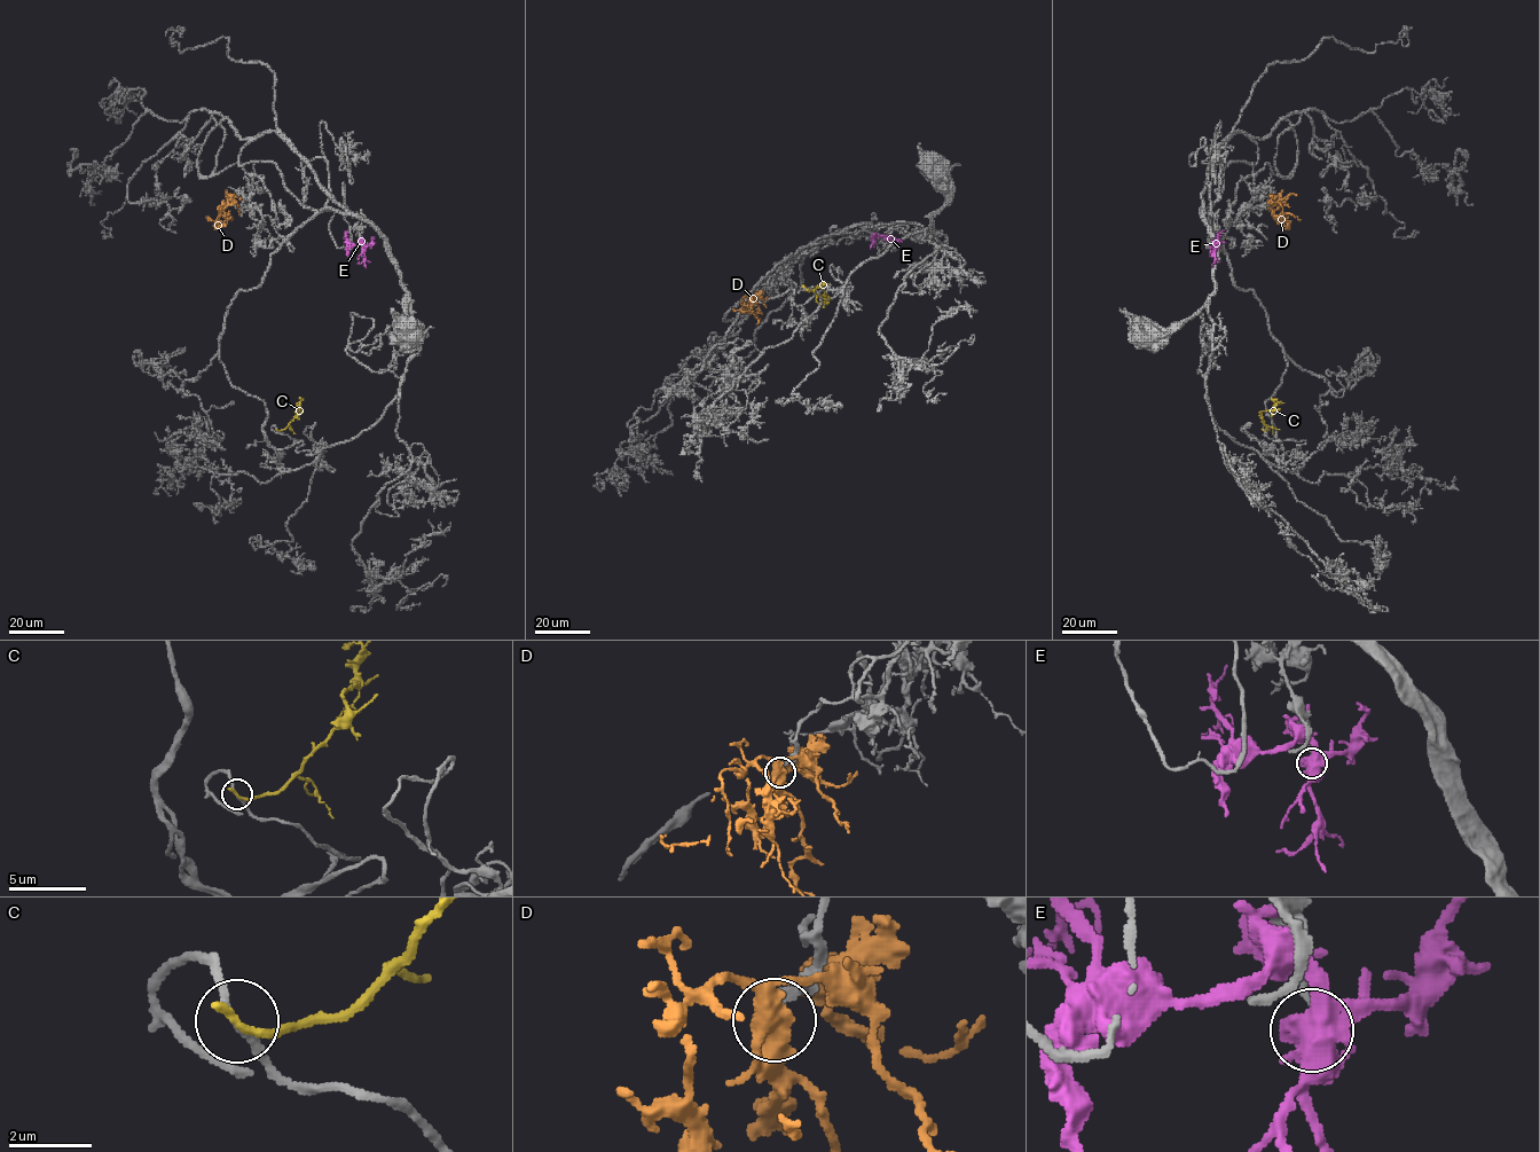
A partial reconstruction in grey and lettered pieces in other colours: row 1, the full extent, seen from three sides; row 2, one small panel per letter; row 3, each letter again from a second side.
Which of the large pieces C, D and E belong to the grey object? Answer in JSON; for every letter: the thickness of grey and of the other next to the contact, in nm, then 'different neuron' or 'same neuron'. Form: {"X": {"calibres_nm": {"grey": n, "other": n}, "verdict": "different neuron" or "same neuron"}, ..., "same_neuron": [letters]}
{"C": {"calibres_nm": {"grey": 170, "other": 240}, "verdict": "different neuron"}, "D": {"calibres_nm": {"grey": 220, "other": 600}, "verdict": "same neuron"}, "E": {"calibres_nm": {"grey": 180, "other": 550}, "verdict": "different neuron"}, "same_neuron": ["D"]}

